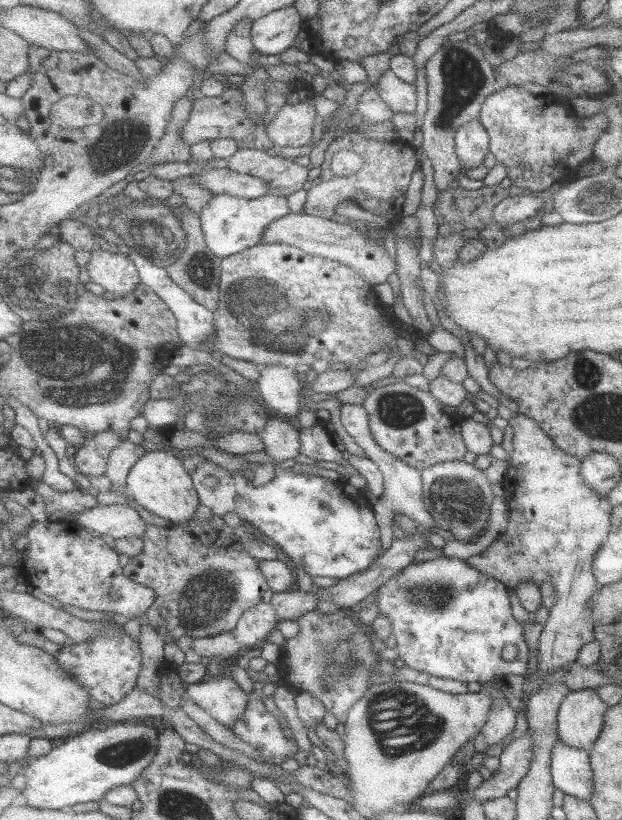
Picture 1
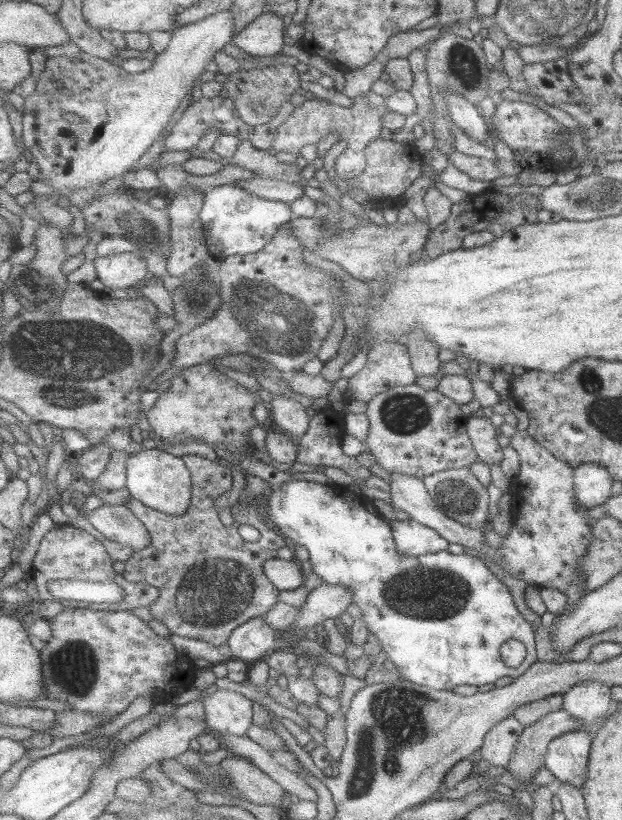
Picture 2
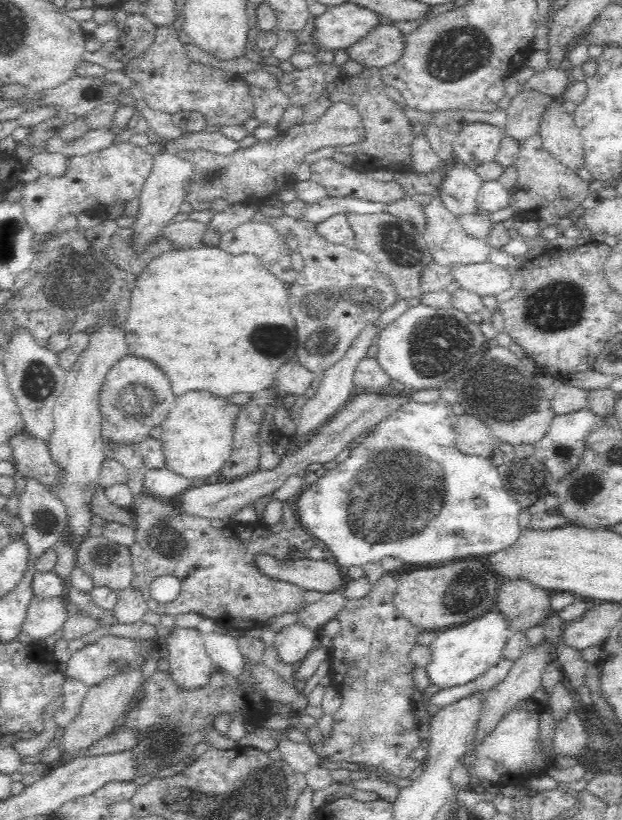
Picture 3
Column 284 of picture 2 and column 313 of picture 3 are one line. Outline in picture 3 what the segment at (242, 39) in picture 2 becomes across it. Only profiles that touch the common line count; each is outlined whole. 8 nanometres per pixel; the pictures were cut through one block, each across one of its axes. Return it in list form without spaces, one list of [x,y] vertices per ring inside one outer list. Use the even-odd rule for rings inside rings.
[[[346,2],[324,10],[323,14],[313,16],[309,25],[309,32],[314,38],[312,46],[318,48],[318,52],[326,53],[345,50],[378,24],[378,14],[359,4]]]

